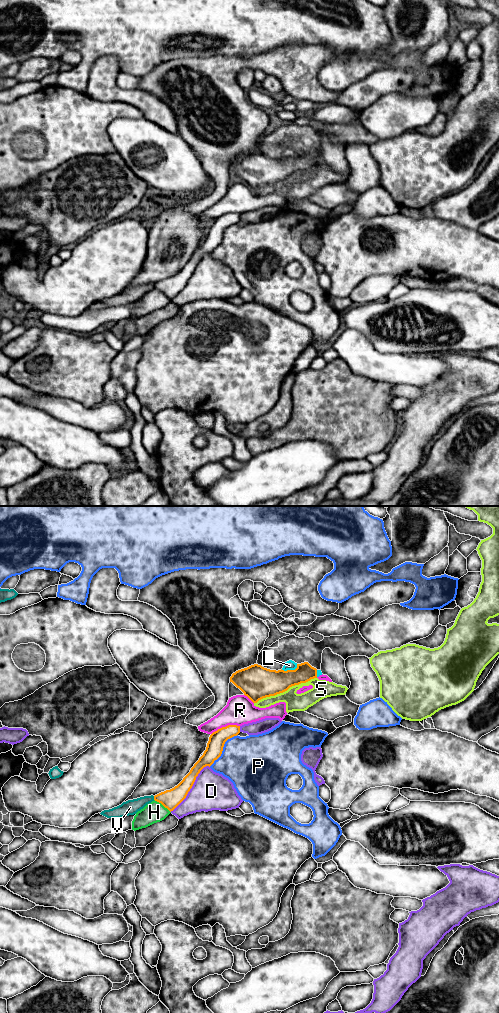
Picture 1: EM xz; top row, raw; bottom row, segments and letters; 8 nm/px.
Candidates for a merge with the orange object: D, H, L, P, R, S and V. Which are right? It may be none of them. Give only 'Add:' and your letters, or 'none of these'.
Add: none of these

